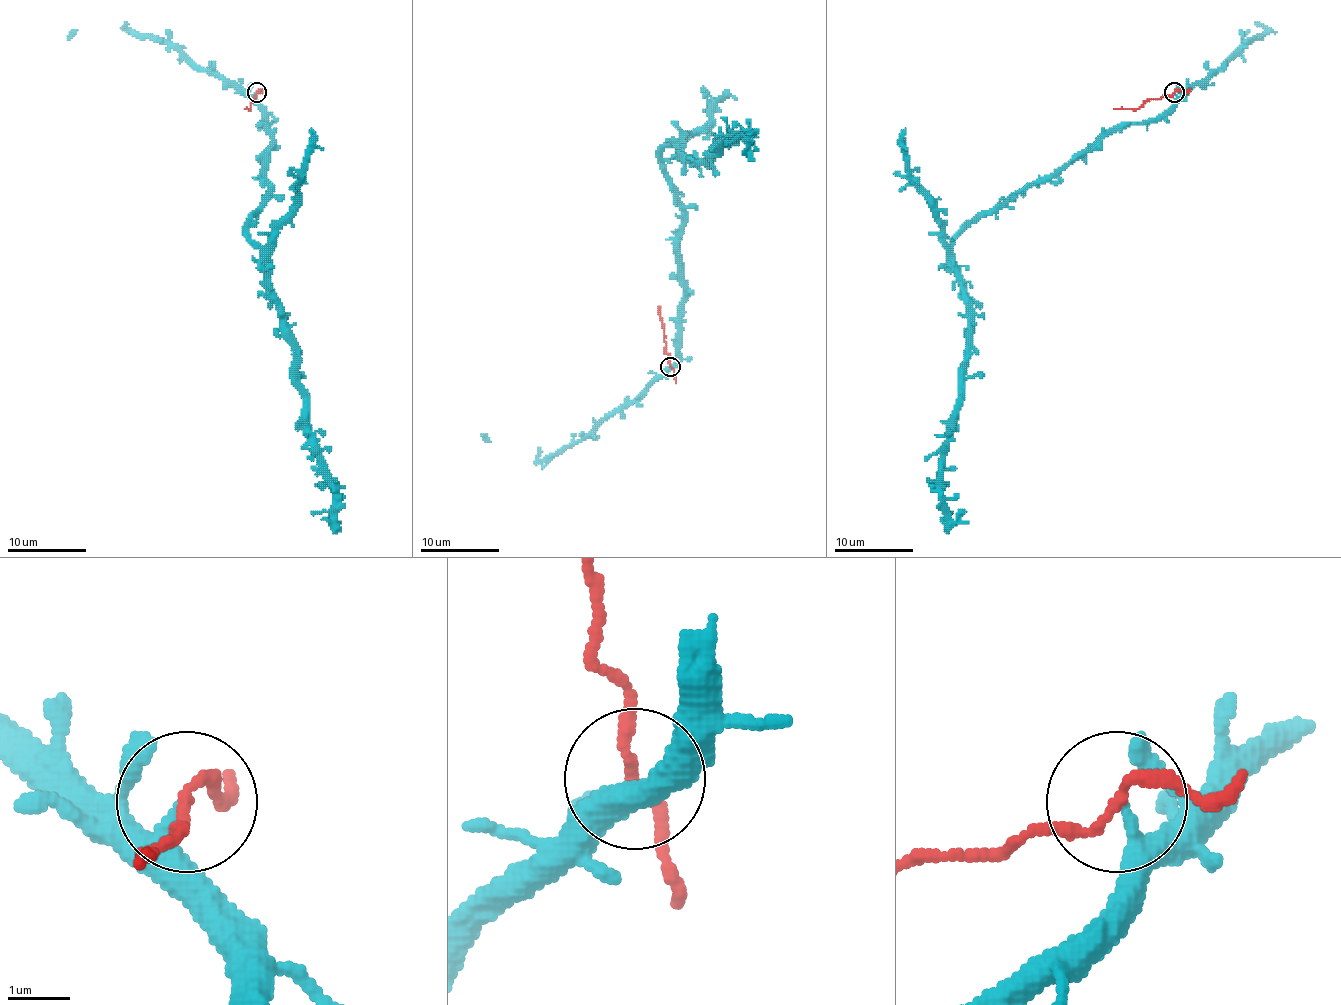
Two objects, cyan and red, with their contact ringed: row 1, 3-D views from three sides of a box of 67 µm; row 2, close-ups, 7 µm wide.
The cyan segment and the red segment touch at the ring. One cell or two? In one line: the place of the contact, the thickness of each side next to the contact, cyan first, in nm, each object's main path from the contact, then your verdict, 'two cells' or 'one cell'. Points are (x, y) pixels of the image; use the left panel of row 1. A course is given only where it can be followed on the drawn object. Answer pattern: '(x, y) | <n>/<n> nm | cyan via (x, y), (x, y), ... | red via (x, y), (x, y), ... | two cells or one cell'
(257, 92) | 280/150 nm | cyan via (256, 93), (272, 138), (268, 193), (248, 234), (262, 252), (293, 352), (303, 419), (341, 521) | red via (256, 93), (250, 108), (244, 108) | two cells

